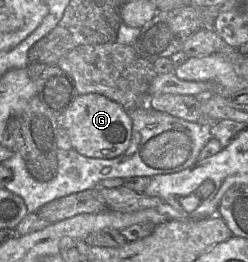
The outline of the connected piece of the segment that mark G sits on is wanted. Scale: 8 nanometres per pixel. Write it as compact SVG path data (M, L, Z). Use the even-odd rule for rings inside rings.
M95 93L77 95L65 112L57 116L57 124L68 134L72 149L91 158L120 156L129 147L132 137L132 121L128 112L118 103Z

